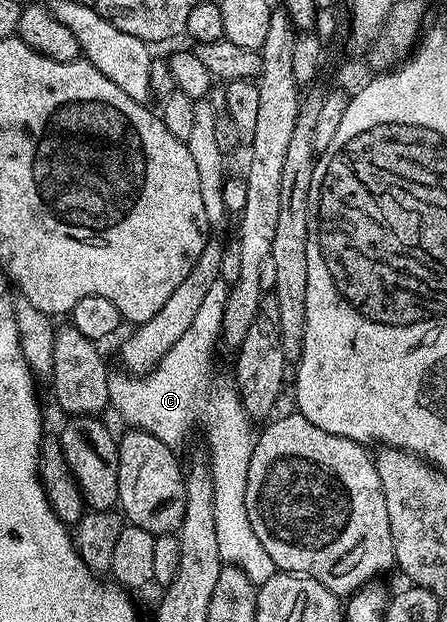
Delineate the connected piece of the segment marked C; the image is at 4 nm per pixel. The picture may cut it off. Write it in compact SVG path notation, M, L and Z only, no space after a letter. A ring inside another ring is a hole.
M221 279L211 282L195 322L191 322L187 334L167 350L156 368L144 374L110 375L109 402L129 423L130 429L138 428L147 434L155 434L159 442L168 448L180 449L189 431L201 423L205 427L205 440L209 443L207 463L213 475L215 494L215 535L219 542L219 554L226 565L238 568L254 586L260 586L278 573L271 554L263 550L255 530L251 530L251 518L247 518L247 470L251 466L251 454L255 443L254 421L247 414L236 387L213 380L213 351L219 348L223 310L227 306L229 285Z

